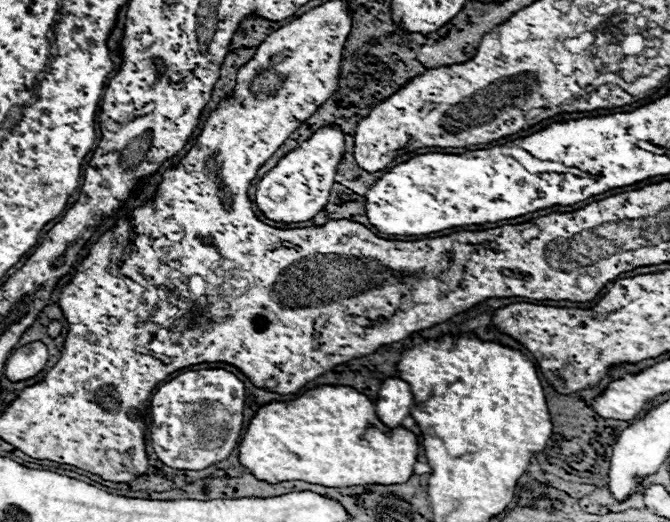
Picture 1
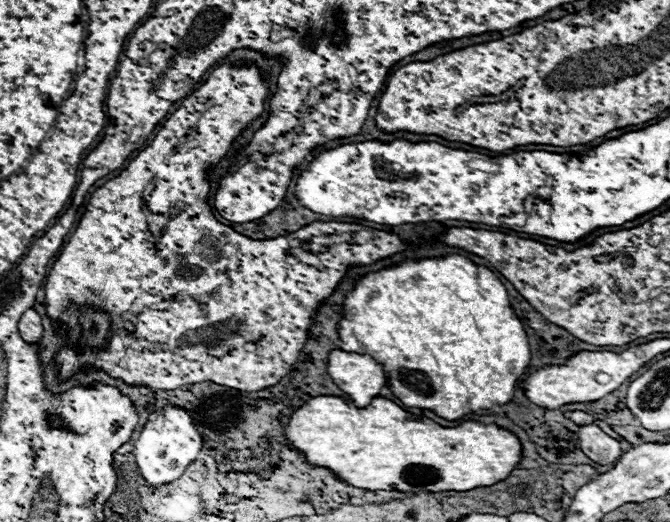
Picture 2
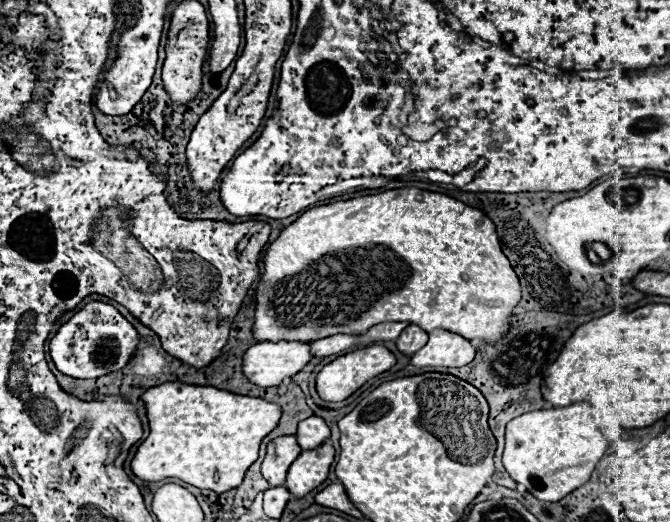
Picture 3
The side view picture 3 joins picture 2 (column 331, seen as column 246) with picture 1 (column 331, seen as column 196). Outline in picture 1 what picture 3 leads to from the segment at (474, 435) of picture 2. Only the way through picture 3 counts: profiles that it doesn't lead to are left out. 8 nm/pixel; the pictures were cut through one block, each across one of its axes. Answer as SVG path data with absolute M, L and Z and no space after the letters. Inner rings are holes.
M318 386L306 390L302 396L290 402L270 402L258 410L250 420L248 430L238 446L240 464L248 468L256 478L264 482L286 482L302 480L310 484L320 484L328 488L346 488L346 486L368 486L368 484L402 484L418 462L418 438L404 426L388 428L374 412L374 404L368 396L352 390L350 386Z

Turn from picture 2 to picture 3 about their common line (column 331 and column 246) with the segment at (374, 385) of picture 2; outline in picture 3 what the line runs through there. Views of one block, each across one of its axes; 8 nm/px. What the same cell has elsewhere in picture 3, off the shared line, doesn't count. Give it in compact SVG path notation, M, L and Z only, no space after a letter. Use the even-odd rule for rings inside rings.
M288 340L258 342L244 356L244 374L250 382L256 382L258 386L276 386L284 378L290 378L290 376L298 374L312 360L310 346L312 346L310 342L294 342L294 340L292 342L288 342Z

